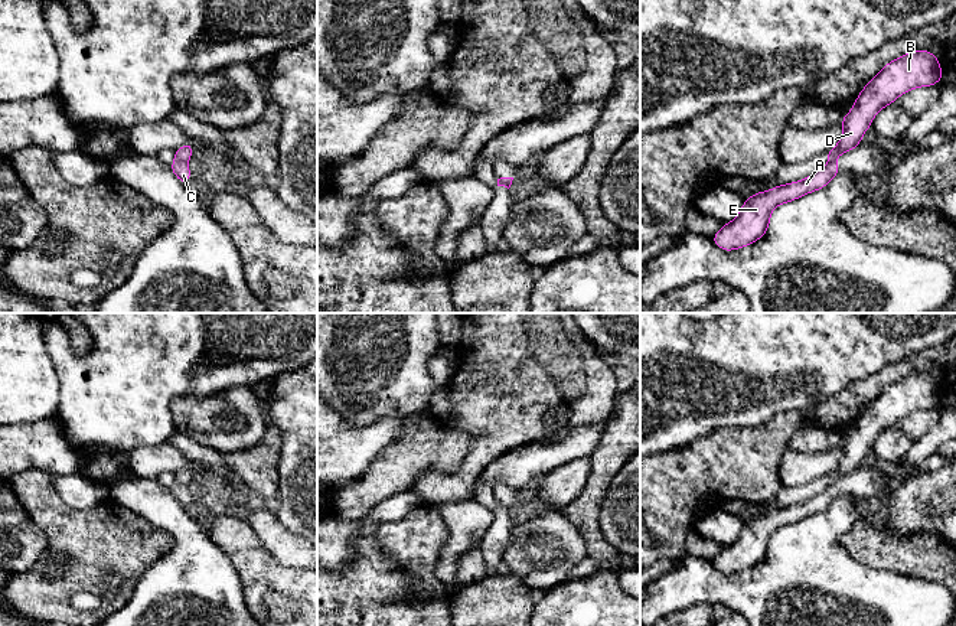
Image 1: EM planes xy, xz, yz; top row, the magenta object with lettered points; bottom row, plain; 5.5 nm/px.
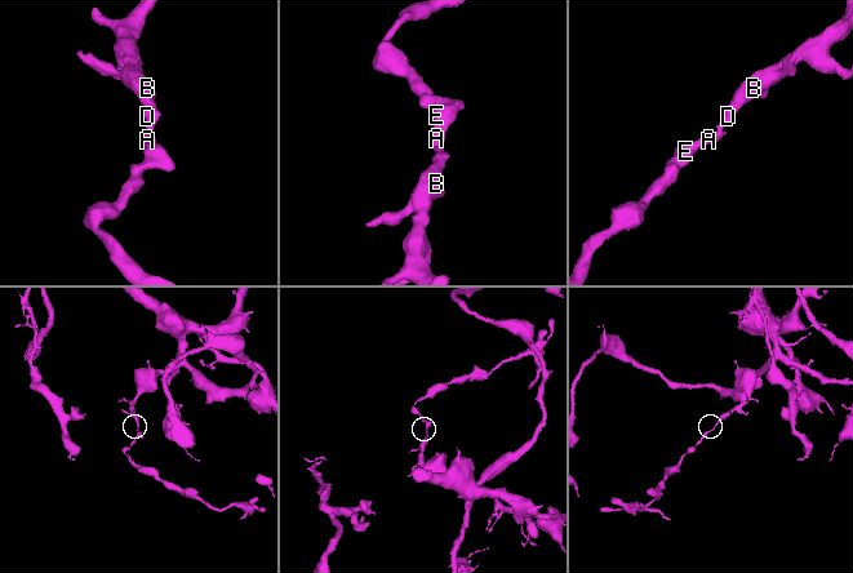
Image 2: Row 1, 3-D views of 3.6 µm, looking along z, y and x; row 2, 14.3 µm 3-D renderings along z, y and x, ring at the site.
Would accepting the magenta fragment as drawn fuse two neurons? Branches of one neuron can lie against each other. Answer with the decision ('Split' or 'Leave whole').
Leave whole

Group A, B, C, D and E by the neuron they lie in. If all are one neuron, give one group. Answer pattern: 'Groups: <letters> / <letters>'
Groups: A B C D E

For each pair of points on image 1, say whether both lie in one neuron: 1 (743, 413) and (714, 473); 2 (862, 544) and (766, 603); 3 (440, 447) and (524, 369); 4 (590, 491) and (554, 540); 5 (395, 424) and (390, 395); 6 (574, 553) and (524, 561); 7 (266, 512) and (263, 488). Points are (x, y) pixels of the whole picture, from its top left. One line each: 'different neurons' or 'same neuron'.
1: different neurons
2: different neurons
3: different neurons
4: different neurons
5: different neurons
6: same neuron
7: different neurons

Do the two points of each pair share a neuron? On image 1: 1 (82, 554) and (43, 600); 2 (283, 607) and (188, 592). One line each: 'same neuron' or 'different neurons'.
1: same neuron
2: different neurons

